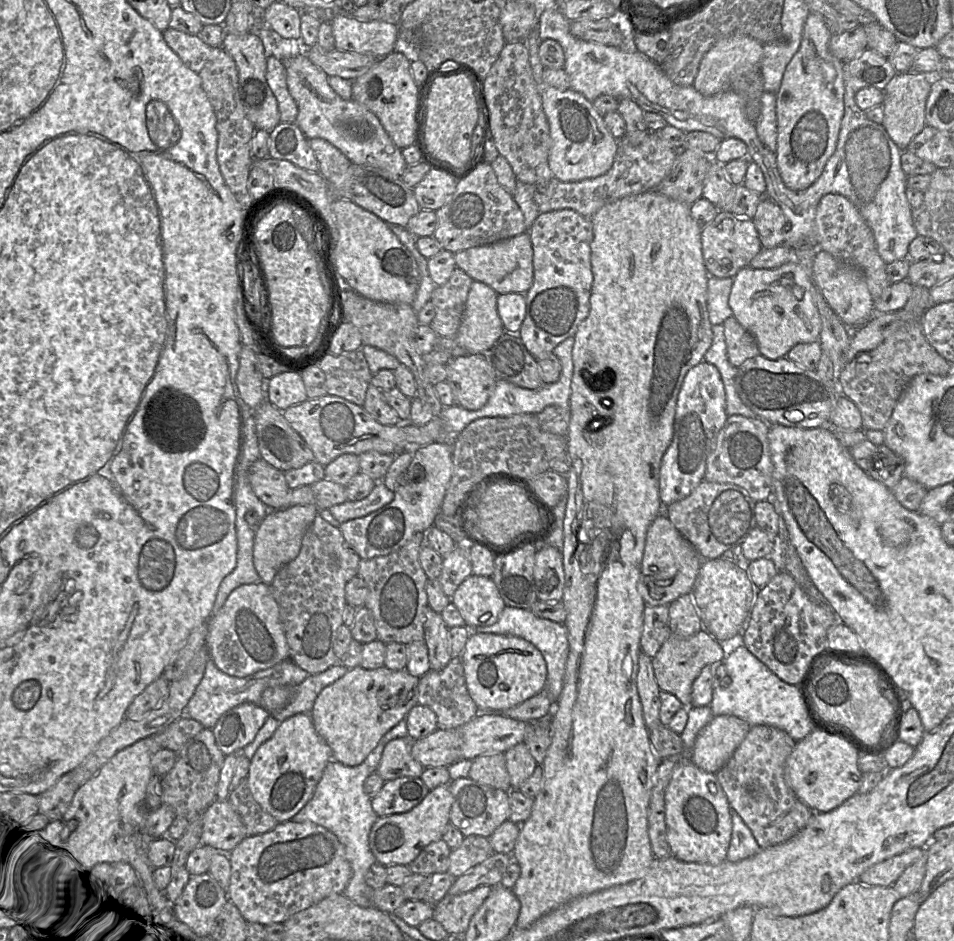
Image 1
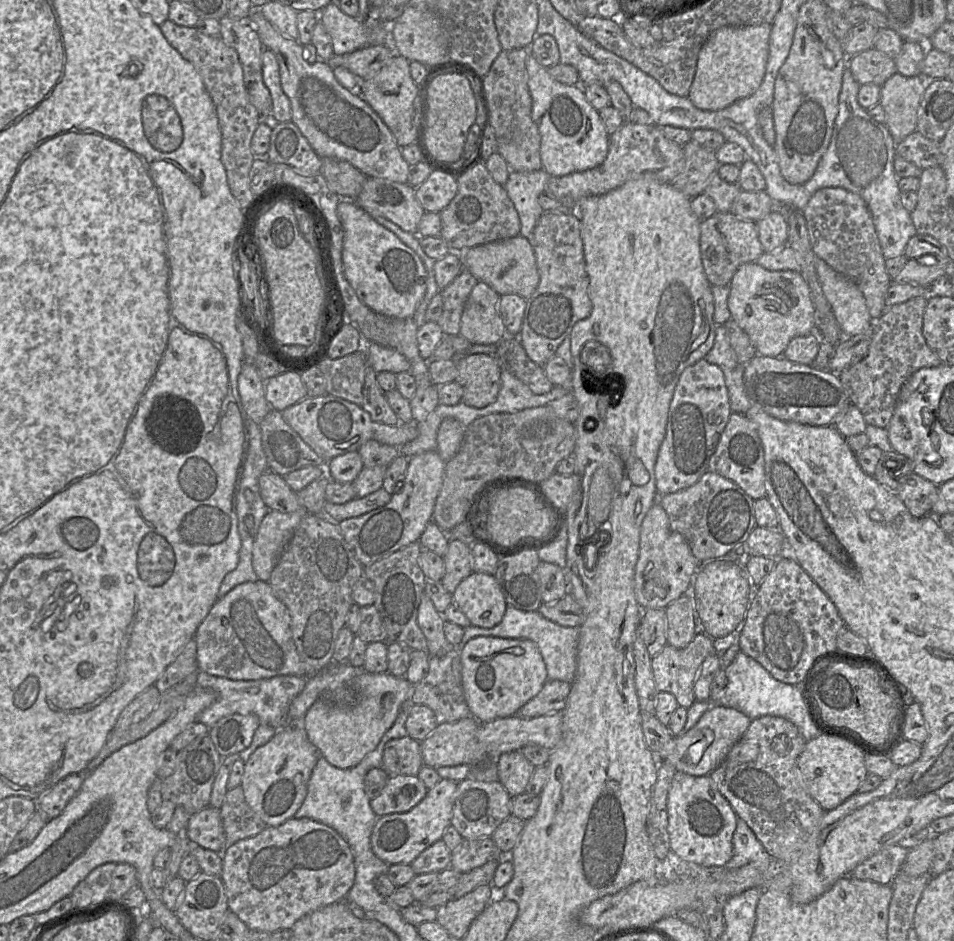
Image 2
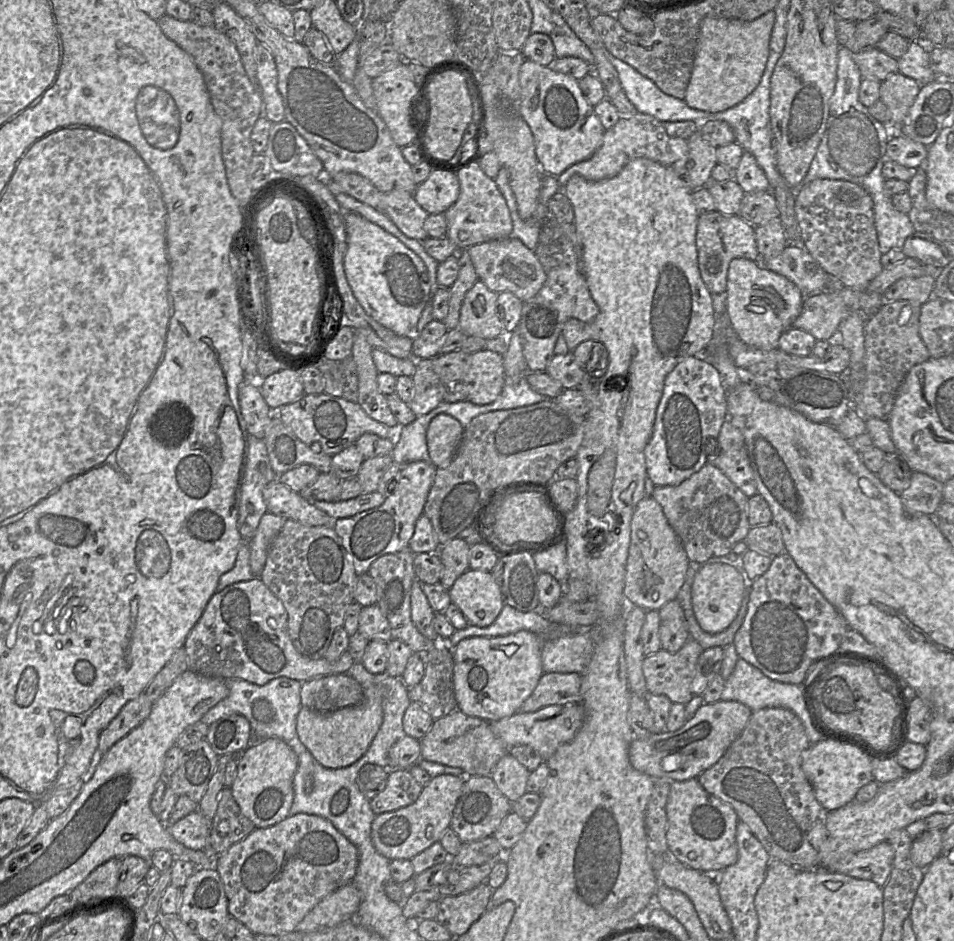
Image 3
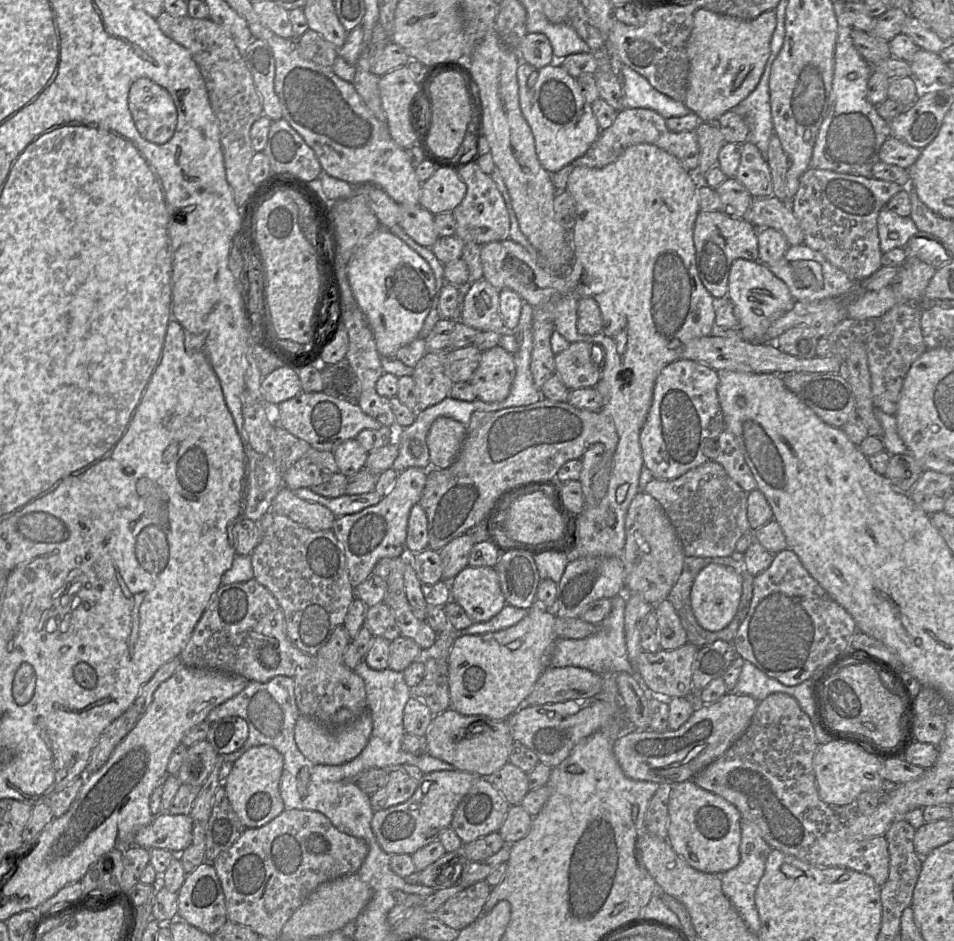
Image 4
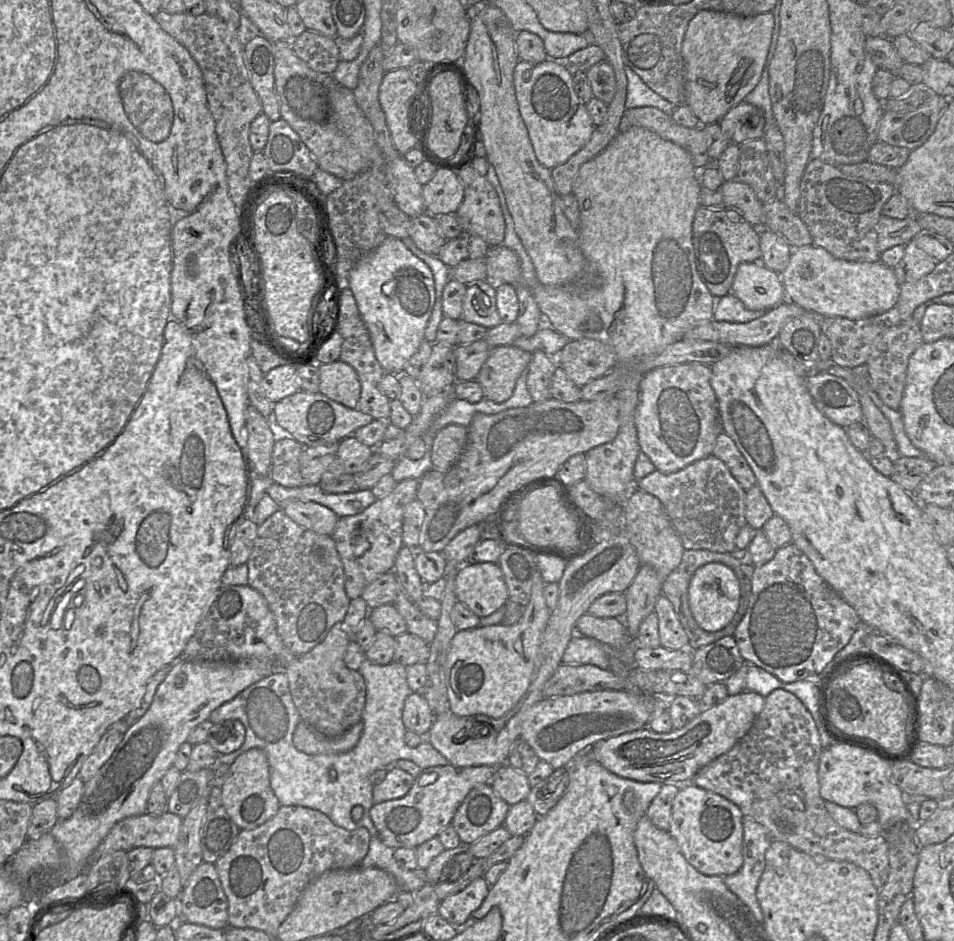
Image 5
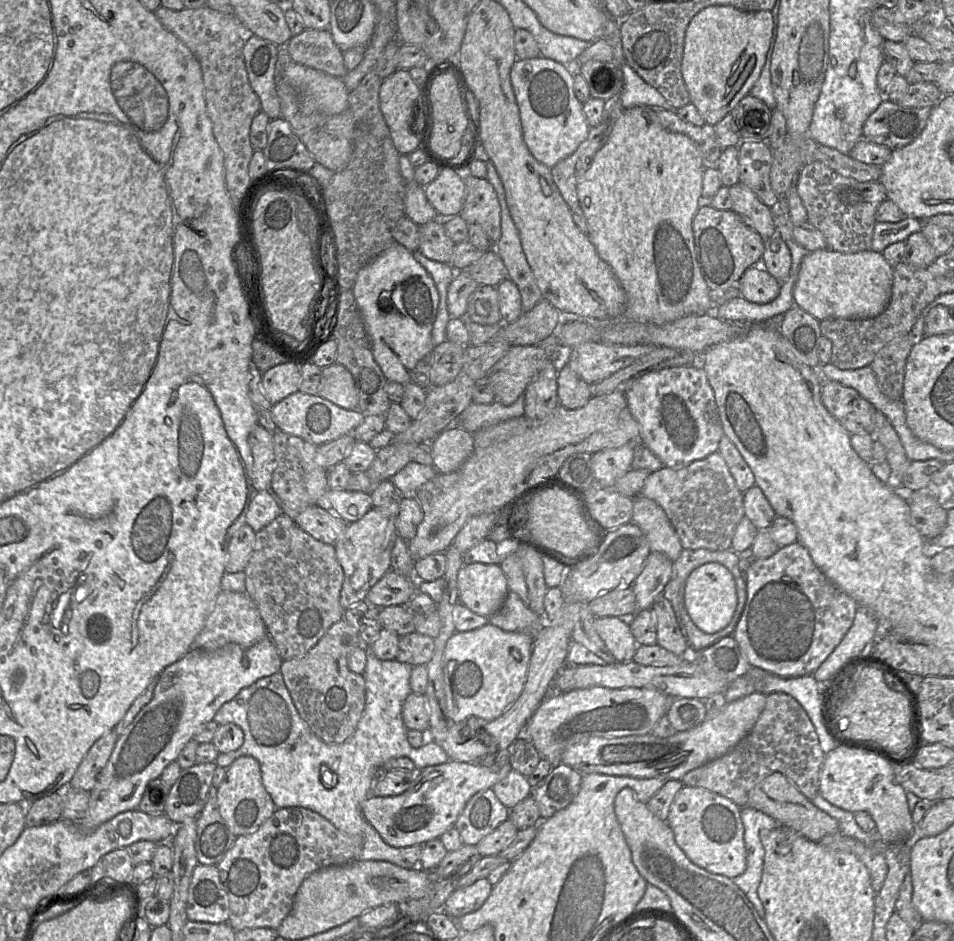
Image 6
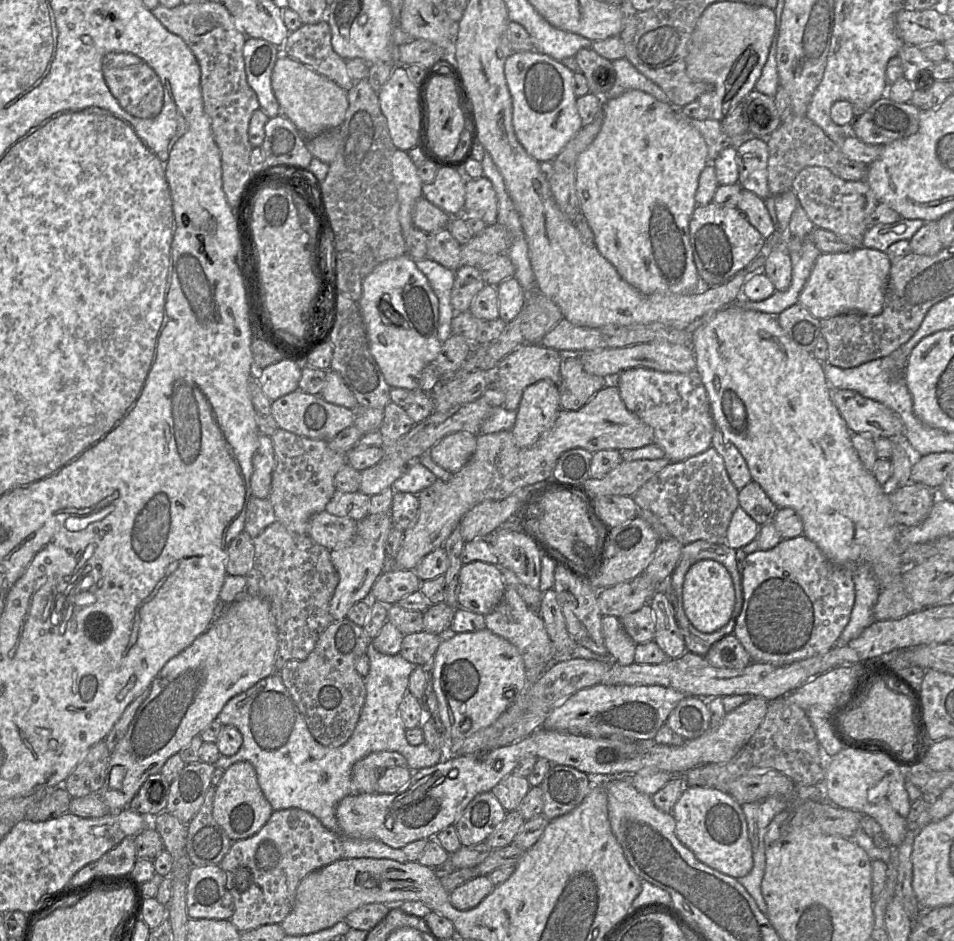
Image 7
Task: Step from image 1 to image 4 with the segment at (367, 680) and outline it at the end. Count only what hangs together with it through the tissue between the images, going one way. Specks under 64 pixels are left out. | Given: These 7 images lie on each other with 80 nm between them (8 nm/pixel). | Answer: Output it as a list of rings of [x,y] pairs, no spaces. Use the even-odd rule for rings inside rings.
[[[365,711],[350,723],[340,727],[329,721],[316,720],[300,715],[297,719],[294,738],[298,749],[314,764],[341,765],[358,756],[367,745],[373,729],[371,715]]]

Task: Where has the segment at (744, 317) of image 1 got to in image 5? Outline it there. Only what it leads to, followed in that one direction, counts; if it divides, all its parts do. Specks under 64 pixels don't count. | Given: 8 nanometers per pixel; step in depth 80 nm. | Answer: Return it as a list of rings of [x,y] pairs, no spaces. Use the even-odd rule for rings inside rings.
[[[741,263],[733,278],[731,293],[753,311],[768,311],[786,301],[780,275],[762,263]]]

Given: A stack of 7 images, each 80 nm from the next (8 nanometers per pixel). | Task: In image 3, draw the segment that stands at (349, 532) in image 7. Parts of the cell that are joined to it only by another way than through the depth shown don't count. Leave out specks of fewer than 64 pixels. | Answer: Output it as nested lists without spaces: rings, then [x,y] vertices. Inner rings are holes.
[[[278,479],[263,489],[267,511],[306,526],[332,525],[331,517]]]

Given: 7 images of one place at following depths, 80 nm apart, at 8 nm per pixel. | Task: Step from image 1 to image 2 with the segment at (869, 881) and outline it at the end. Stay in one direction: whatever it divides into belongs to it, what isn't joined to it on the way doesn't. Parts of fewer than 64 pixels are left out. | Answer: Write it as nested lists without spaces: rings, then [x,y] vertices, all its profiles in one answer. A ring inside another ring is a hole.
[[[899,844],[888,845],[858,864],[849,874],[858,880],[890,885],[901,871],[909,849]]]

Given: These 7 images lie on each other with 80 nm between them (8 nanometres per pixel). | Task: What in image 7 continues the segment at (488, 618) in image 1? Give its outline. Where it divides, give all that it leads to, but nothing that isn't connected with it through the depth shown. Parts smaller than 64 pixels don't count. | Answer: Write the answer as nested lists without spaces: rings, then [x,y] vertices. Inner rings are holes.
[[[481,561],[465,564],[459,573],[458,608],[485,616],[499,604],[505,588],[499,566]]]

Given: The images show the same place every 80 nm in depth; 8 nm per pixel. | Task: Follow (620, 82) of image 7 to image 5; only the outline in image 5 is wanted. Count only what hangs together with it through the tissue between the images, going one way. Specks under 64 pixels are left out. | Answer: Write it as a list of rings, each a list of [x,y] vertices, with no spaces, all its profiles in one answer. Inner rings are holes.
[[[625,65],[625,73],[628,81],[626,94],[626,109],[636,107],[656,107],[665,113],[672,115],[677,107],[653,91],[641,77],[630,67]]]

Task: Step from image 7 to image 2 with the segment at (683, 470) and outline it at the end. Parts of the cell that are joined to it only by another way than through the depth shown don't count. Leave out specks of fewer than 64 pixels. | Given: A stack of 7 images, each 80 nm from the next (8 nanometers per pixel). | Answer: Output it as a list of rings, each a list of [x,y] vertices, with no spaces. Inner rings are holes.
[[[711,471],[688,488],[658,495],[658,502],[664,508],[671,528],[686,539],[698,561],[716,560],[726,555],[737,545],[745,543],[757,526],[755,501],[736,483]]]

